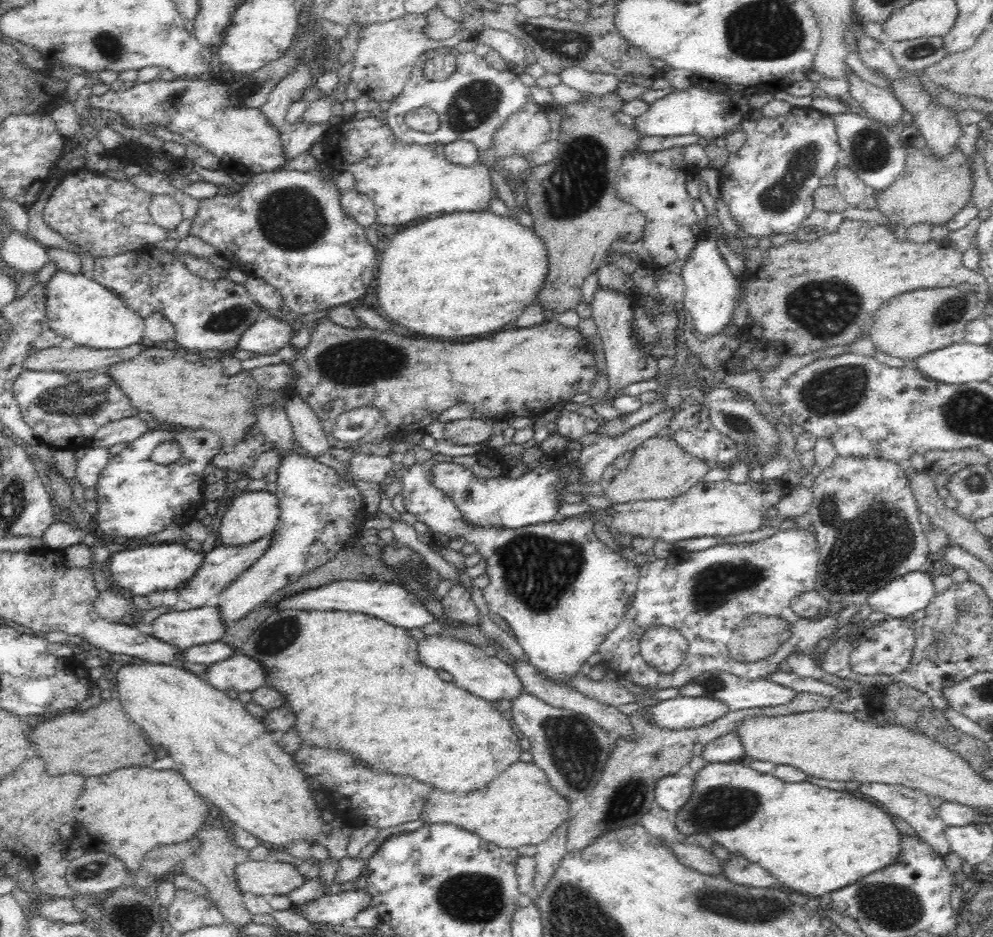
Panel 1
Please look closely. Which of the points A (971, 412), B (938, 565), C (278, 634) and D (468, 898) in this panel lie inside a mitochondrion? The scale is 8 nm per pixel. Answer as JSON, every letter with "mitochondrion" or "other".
{"A":"mitochondrion","B":"other","C":"mitochondrion","D":"mitochondrion"}

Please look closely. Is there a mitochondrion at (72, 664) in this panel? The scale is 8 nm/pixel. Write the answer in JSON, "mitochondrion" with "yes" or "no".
{"mitochondrion":"no"}

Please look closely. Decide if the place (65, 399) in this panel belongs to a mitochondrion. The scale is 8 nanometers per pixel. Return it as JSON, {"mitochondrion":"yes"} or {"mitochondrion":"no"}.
{"mitochondrion":"yes"}

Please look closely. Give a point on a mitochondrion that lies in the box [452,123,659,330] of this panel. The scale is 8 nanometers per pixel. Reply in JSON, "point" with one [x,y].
{"point":[576,184]}

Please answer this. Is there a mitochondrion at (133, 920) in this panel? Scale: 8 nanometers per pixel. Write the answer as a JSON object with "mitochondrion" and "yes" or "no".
{"mitochondrion":"yes"}

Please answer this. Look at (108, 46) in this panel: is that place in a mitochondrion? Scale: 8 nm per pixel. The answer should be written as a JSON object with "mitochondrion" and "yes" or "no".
{"mitochondrion":"yes"}

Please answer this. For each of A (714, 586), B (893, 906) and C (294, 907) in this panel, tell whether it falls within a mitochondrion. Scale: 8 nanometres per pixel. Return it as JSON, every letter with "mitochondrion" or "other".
{"A":"mitochondrion","B":"mitochondrion","C":"other"}

